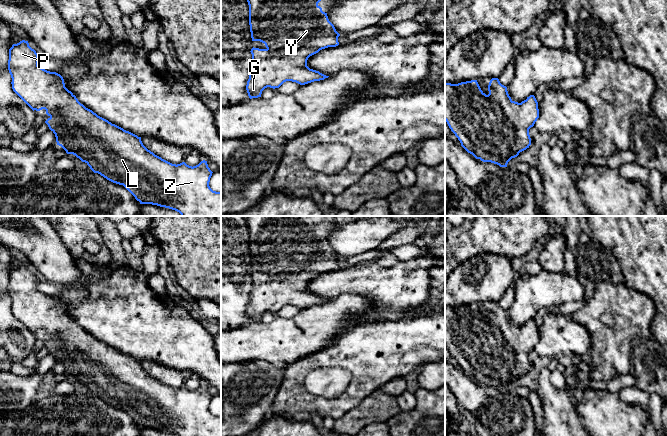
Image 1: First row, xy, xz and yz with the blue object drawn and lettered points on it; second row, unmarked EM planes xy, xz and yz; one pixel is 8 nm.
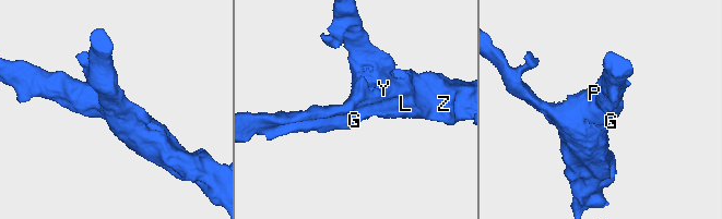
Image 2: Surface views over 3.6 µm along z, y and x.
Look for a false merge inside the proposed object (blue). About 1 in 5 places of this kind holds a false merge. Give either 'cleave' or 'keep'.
keep

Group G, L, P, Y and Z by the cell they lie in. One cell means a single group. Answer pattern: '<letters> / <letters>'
G L P Y Z

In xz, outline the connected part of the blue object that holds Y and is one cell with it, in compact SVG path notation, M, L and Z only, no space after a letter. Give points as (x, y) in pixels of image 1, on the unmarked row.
M248 216L251 262L266 270L250 275L252 291L246 309L250 323L261 321L265 312L279 312L286 305L305 309L329 301L307 290L310 280L339 269L340 258L318 229L325 219L326 216Z

